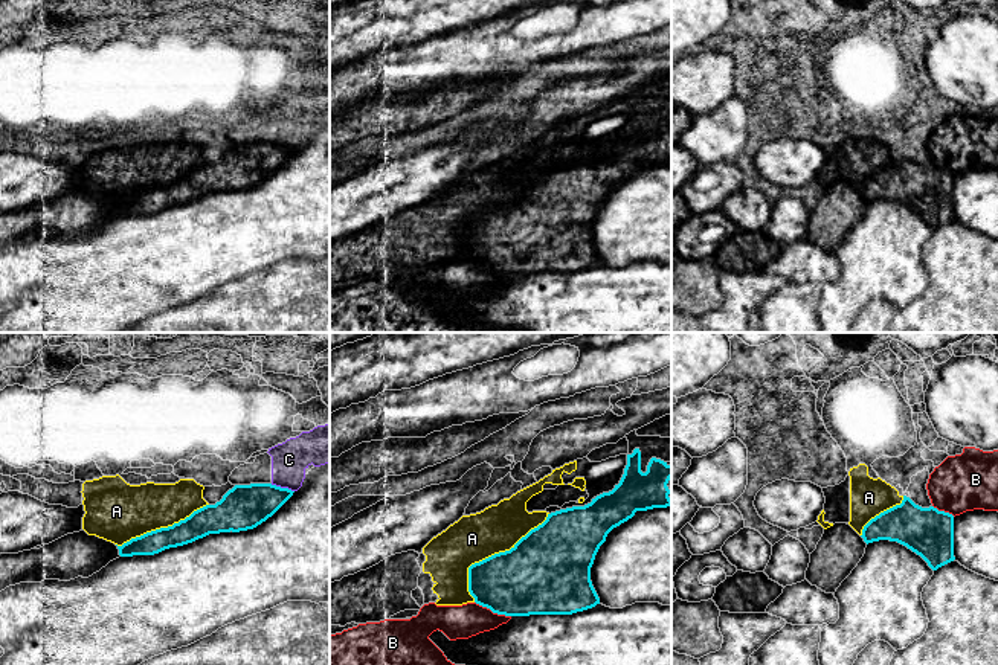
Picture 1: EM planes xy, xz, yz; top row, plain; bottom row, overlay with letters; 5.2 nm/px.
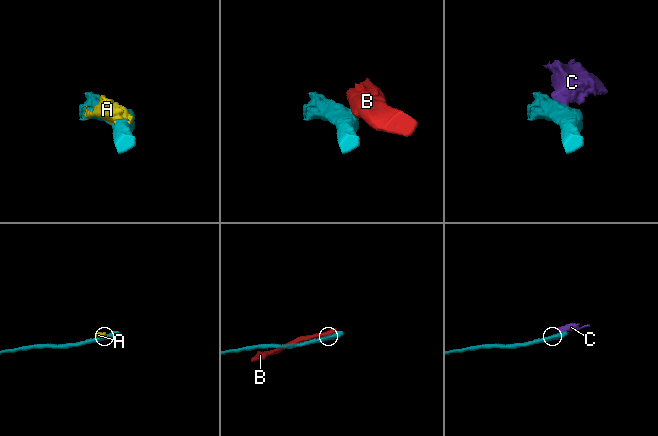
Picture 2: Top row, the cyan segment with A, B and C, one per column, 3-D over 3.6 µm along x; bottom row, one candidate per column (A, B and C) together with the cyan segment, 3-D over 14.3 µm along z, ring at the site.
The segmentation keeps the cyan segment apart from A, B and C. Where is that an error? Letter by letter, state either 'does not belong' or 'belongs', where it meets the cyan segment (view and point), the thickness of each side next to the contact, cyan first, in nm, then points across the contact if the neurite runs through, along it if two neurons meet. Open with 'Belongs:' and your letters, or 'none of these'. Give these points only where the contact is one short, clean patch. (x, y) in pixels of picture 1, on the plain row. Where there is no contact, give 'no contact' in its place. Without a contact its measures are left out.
Belongs: none of these
A: does not belong; contact xz (495, 212); calibres 400 and 240 nm
B: does not belong; contact xz (493, 270); calibres 360 and 180 nm
C: does not belong; contact xy (283, 147); calibres 240 and 190 nm; border xy (270, 142), (287, 145), (293, 150)

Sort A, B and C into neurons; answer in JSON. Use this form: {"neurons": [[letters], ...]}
{"neurons": [["A"], ["B", "C"]]}

